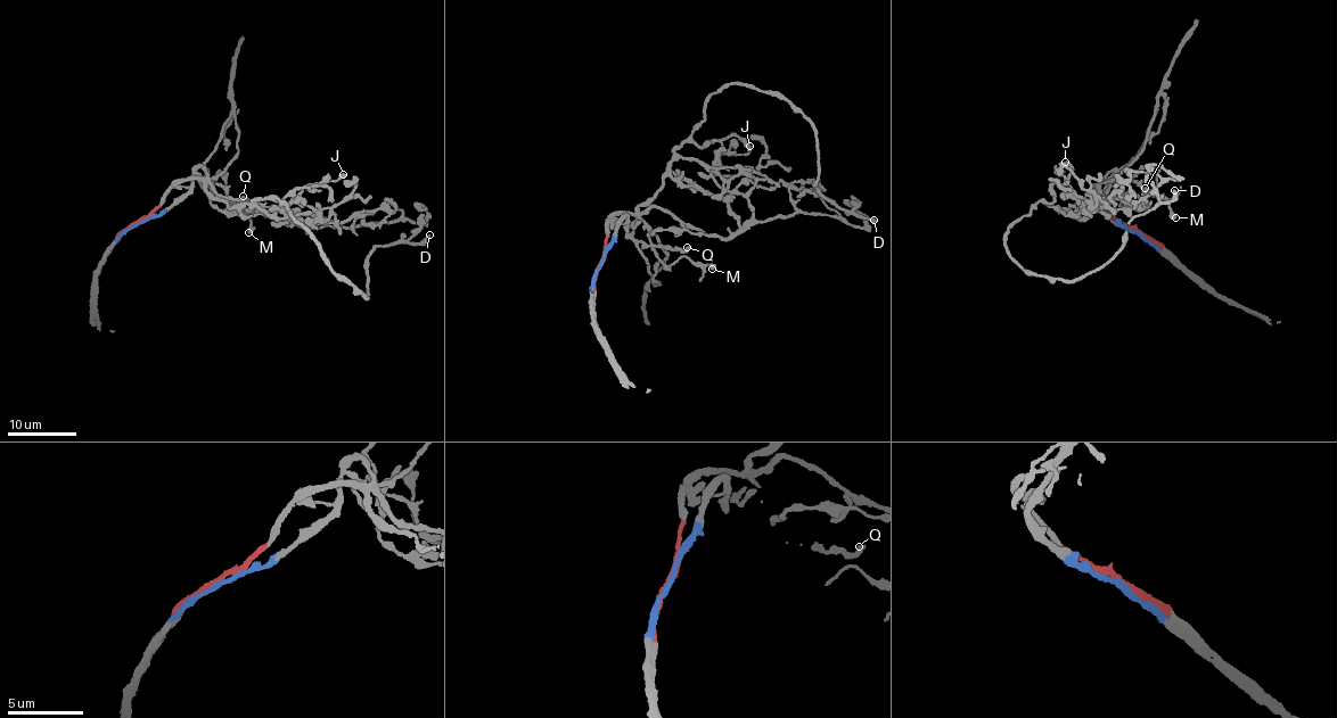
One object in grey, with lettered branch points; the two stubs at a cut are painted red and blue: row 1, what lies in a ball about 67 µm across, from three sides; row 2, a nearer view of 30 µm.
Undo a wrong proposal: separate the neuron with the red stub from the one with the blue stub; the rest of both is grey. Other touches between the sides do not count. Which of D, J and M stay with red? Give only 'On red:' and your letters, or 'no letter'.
On red: D, J, M

